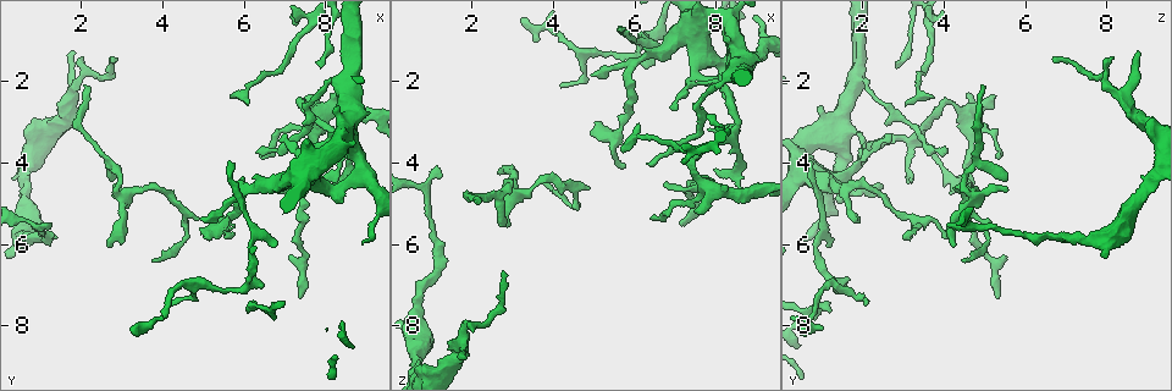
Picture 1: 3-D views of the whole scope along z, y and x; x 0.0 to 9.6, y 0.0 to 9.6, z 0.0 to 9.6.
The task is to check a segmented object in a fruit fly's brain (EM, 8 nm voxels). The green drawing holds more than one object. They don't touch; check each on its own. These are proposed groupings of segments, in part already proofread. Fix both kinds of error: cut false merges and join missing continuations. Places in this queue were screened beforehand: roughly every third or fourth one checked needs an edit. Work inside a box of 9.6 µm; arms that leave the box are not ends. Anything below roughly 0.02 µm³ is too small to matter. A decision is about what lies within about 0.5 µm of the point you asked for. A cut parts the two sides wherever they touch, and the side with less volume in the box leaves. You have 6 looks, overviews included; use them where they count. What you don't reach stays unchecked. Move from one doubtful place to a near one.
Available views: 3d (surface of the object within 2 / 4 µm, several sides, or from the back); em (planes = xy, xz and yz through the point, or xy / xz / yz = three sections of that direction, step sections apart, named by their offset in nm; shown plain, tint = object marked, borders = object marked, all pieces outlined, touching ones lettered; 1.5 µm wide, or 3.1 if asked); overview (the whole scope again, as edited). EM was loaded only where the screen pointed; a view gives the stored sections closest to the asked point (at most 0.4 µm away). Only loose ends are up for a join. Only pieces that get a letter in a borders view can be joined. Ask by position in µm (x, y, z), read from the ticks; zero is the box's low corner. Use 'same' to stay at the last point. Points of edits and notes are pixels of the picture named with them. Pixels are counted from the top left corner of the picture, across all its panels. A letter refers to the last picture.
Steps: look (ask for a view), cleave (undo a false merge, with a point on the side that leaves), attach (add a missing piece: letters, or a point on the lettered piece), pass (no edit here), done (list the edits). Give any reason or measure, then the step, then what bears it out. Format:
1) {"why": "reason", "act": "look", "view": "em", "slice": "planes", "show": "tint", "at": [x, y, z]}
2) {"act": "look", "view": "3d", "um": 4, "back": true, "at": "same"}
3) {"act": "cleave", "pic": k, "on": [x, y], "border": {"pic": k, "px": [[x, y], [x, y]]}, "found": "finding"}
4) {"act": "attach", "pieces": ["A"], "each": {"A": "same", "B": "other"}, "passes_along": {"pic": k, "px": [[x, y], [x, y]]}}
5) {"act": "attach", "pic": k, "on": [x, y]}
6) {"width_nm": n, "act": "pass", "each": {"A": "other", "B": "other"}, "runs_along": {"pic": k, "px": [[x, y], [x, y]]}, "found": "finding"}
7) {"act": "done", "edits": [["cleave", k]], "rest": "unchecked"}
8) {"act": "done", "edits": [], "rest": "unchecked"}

{"why": "an open end", "act": "look", "view": "em", "slice": "planes", "show": "borders", "at": [2.05, 2.05, 5.00]}

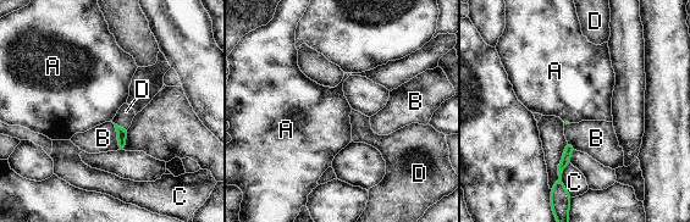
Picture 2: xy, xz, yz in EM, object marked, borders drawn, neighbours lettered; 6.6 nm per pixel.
{"longest_contact_nm": ["C", 240], "act": "attach", "pieces": ["D"], "each": {"A": "other", "B": "other", "C": "other", "D": "same"}, "passes_along": {"pic": 2, "px": [[122, 133], [120, 127], [123, 118]]}, "found": "the cell continues"}

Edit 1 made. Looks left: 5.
{"act": "look", "view": "overview"}

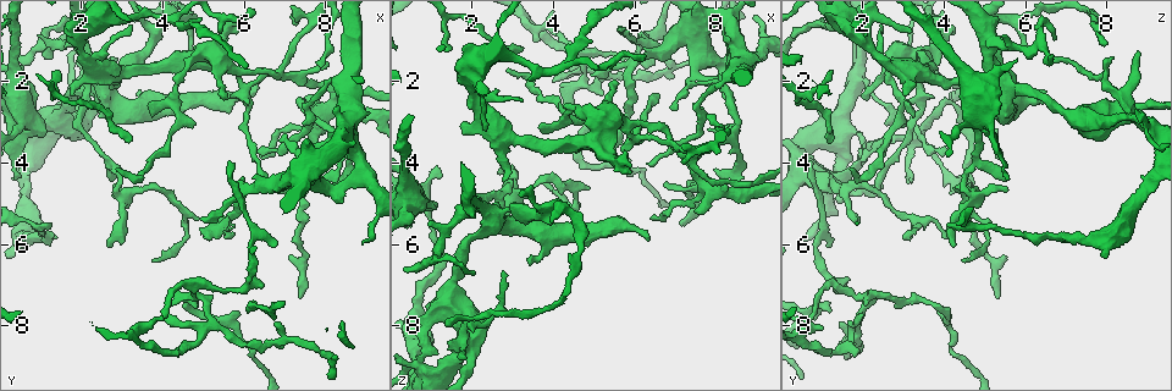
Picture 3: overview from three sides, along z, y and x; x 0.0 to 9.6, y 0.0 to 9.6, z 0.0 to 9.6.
{"why": "free end", "act": "look", "view": "em", "slice": "planes", "show": "borders", "at": [1.90, 1.25, 8.75]}

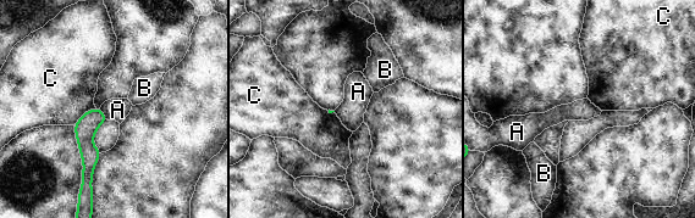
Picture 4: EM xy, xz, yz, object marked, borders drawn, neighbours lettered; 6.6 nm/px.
{"act": "pass", "each": {"A": "other", "B": "other", "C": "other"}, "runs_along": {"pic": 4, "px": [[97, 111], [87, 126], [86, 177]]}, "found": "no lettered piece goes on from it"}

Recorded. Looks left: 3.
{"why": "an open end", "act": "look", "view": "em", "slice": "yz", "step": 4, "show": "tint", "at": [5.60, 3.95, 0.65]}

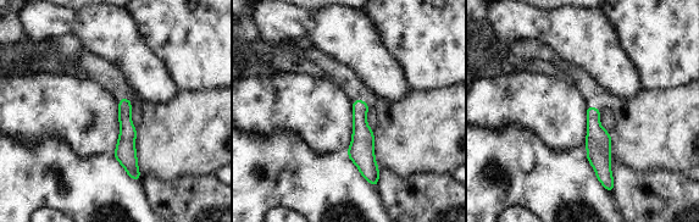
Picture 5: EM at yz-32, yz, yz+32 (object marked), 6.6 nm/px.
{"act": "look", "view": "em", "slice": "planes", "show": "borders", "at": "same"}

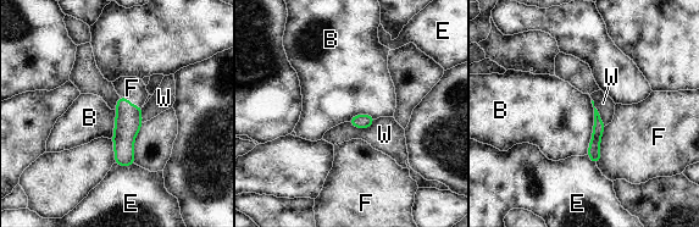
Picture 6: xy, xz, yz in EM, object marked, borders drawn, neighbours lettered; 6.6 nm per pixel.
{"act": "pass", "each": {"B": "other", "E": "other", "F": "other", "W": "other"}, "found": "none of them fits"}

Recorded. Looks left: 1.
{"act": "done", "edits": [["attach", 2]], "rest": "unchecked"}

